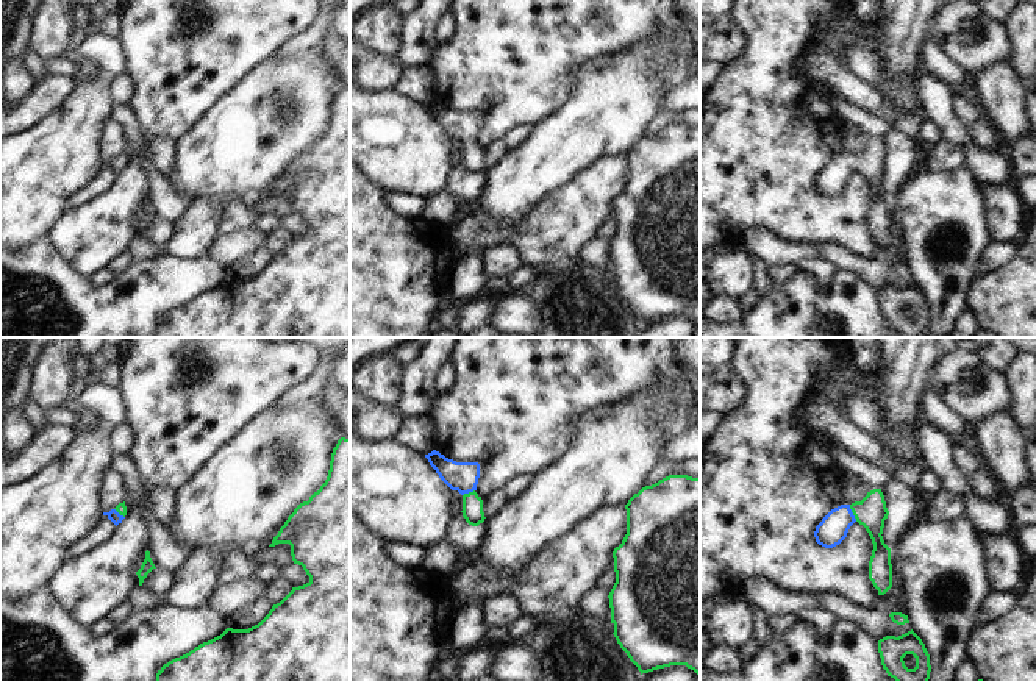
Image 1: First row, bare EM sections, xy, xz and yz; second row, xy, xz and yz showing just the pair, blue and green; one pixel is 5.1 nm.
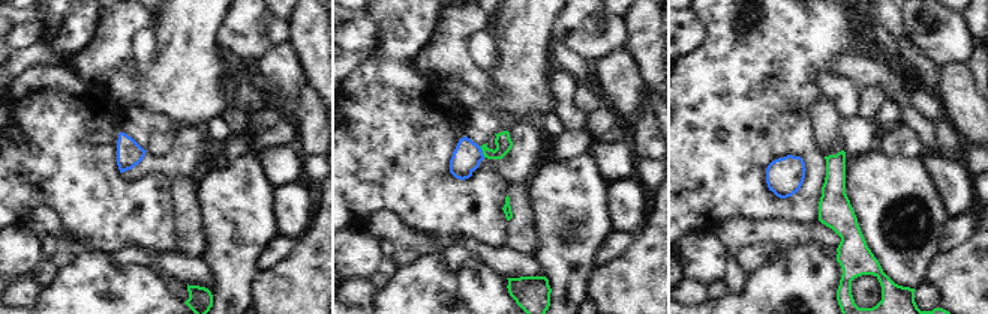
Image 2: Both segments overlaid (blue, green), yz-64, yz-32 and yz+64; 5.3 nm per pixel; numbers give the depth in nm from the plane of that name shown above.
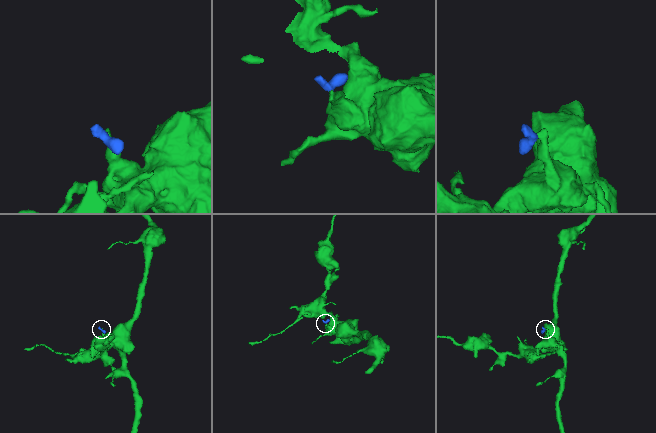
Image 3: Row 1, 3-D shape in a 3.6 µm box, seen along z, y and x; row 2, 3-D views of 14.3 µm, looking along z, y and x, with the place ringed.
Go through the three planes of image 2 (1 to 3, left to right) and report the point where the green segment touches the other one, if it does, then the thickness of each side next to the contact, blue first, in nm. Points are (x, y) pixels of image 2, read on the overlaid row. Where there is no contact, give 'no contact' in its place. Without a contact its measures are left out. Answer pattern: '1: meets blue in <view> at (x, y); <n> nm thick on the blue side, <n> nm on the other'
1: no contact
2: meets blue in yz-32 at (482, 152); 160 nm thick on the blue side, 90 nm on the other
3: no contact

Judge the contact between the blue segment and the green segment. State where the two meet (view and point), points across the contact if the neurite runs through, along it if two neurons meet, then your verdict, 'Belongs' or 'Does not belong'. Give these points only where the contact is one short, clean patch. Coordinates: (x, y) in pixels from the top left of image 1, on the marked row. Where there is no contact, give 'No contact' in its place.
Touches blue at yz (852, 513). Path across: yz (833, 528), (852, 513), (871, 513). Belongs

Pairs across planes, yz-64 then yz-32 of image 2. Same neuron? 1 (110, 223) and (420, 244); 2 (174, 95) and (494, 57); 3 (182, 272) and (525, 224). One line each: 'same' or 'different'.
1: different
2: different
3: different

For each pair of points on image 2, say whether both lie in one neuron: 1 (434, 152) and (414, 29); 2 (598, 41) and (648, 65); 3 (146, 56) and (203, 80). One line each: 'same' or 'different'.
1: same
2: different
3: different

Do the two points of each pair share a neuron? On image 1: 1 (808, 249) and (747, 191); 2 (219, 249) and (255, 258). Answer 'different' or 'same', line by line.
1: different
2: different

